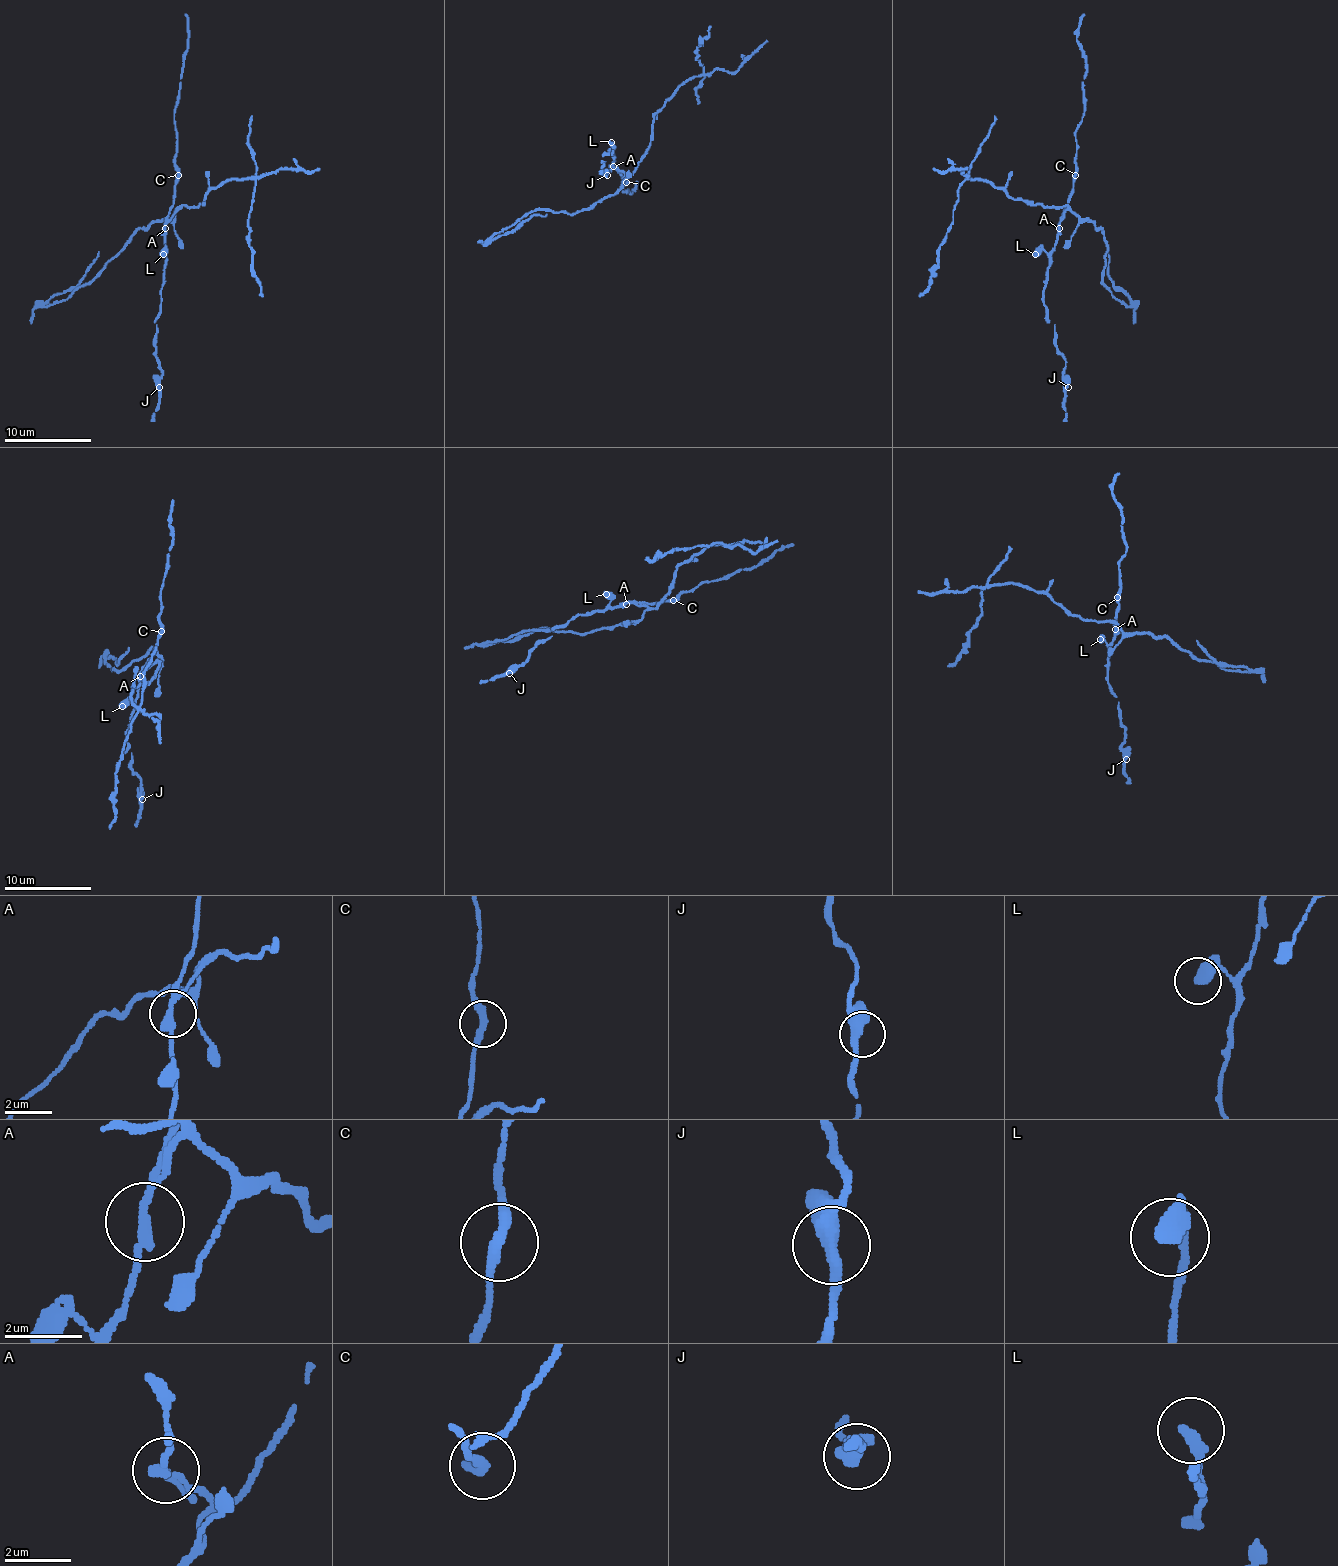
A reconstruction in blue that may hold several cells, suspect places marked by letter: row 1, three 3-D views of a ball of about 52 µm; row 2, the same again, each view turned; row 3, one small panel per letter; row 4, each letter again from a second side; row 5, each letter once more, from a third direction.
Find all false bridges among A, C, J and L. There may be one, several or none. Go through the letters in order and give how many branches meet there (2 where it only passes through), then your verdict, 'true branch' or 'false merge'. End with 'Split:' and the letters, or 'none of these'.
A: branches 2; false merge
C: branches 2; true branch
J: branches 2; true branch
L: branches 2; true branch
Split: A

